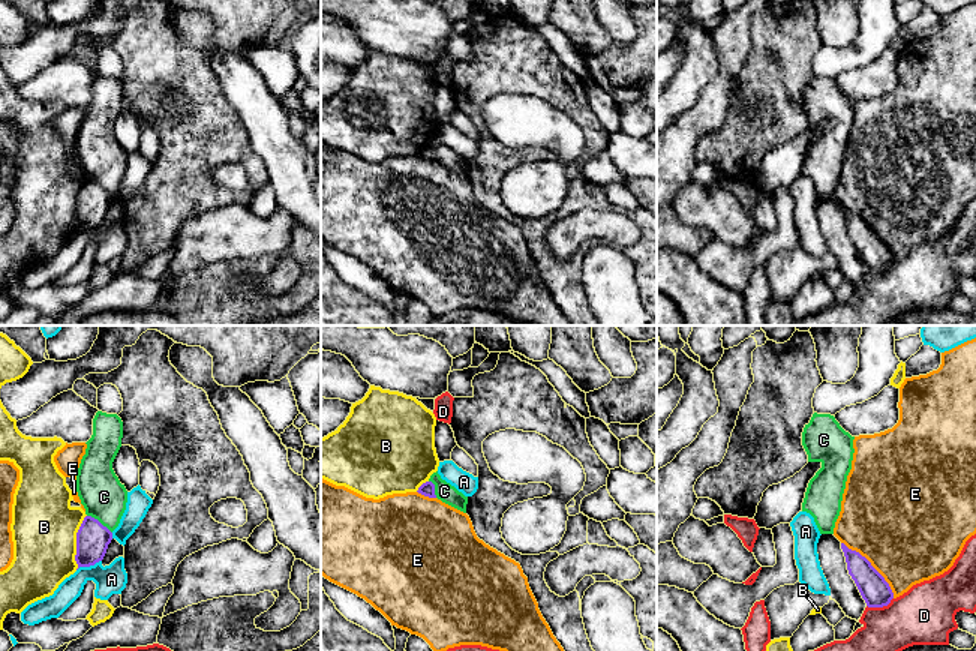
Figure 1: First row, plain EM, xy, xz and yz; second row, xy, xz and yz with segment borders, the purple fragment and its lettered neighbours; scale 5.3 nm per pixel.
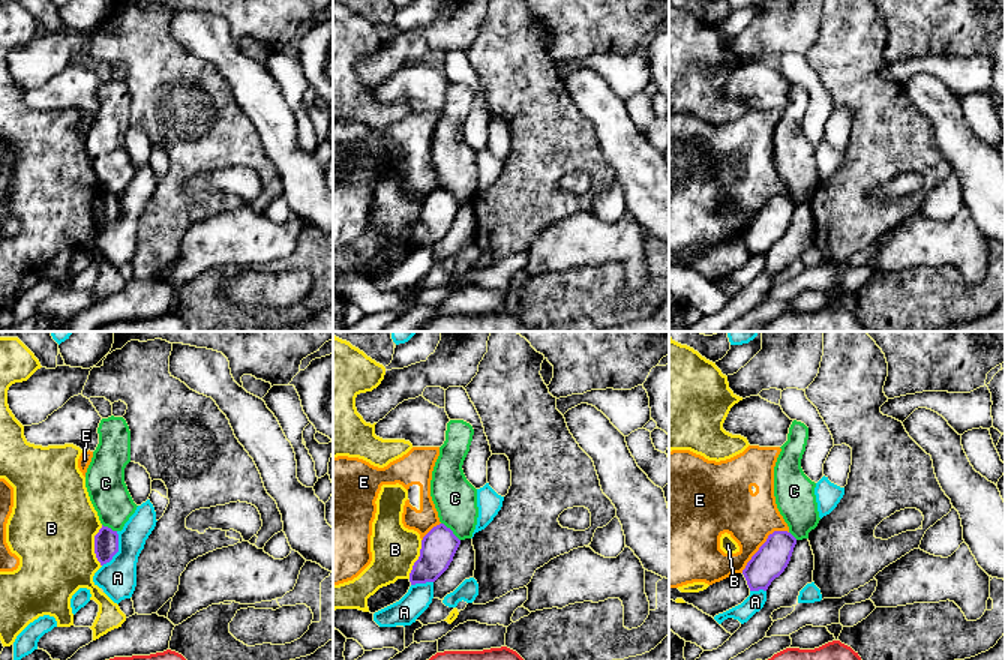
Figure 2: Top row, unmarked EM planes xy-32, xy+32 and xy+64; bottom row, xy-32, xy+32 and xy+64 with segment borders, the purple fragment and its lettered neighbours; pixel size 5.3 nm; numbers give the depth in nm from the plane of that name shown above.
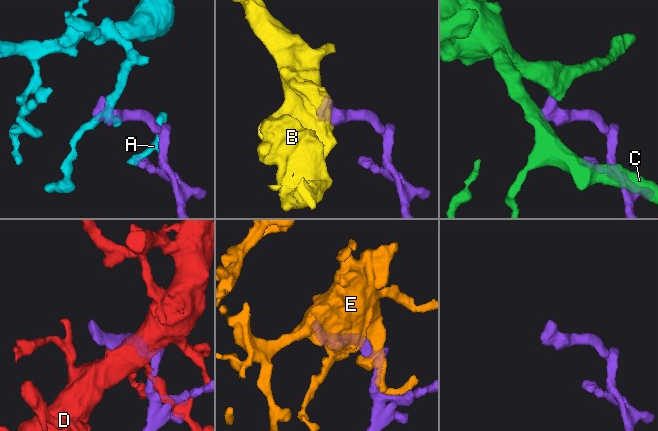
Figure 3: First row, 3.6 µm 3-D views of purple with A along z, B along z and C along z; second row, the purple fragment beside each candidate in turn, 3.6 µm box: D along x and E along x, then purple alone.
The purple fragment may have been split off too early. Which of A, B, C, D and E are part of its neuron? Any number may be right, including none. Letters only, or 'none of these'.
none of these

